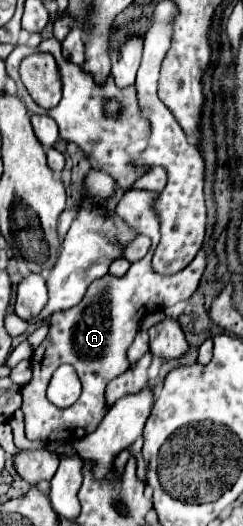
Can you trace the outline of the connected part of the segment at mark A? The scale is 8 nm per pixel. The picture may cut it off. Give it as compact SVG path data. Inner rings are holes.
M127 191L115 209L117 215L133 231L137 231L137 235L147 235L153 241L149 253L143 259L131 263L131 267L123 277L115 277L107 273L103 279L95 279L87 287L87 293L79 305L65 311L57 311L49 317L49 333L31 357L33 377L27 385L21 387L21 395L23 395L21 411L25 415L25 433L29 441L71 443L95 431L107 413L105 411L107 383L119 377L123 371L127 371L127 367L131 367L127 359L127 347L131 345L131 339L135 339L135 335L139 333L143 315L185 301L197 289L207 265L207 257L203 251L199 251L193 263L187 265L177 275L159 275L151 269L151 257L160 241L159 225L153 213L155 197L157 193L153 191ZM63 363L75 365L75 371L83 385L81 397L71 407L65 409L53 405L47 399L47 385L51 381L51 375Z

